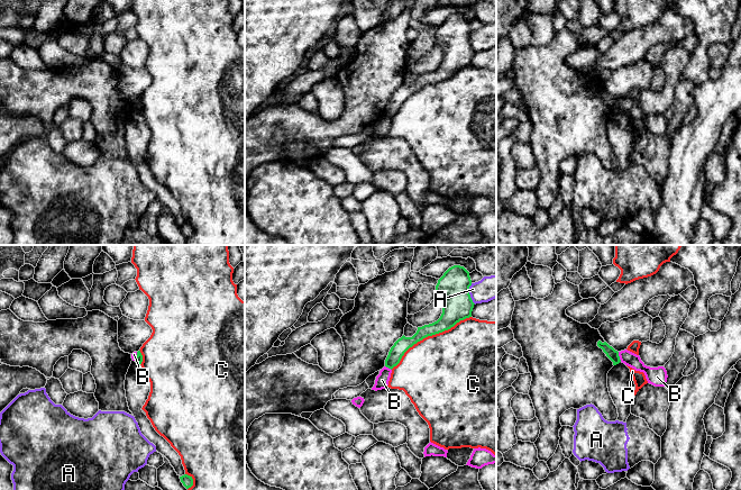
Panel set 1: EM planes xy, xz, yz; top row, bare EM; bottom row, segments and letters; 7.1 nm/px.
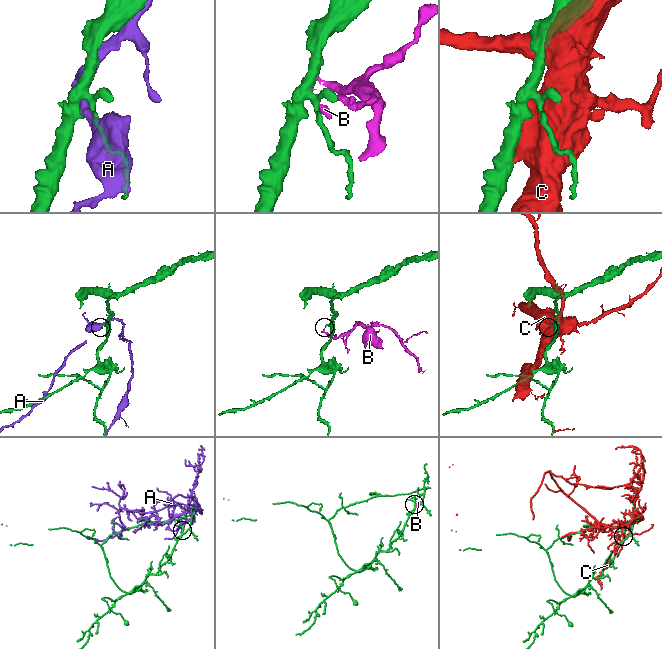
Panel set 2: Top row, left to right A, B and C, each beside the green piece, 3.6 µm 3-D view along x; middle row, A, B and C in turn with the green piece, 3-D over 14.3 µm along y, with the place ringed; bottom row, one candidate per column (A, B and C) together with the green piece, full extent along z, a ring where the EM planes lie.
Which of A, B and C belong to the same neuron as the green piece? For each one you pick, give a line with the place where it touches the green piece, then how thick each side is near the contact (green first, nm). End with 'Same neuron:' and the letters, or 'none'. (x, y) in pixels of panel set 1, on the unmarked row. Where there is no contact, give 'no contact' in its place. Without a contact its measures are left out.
Same neuron: none

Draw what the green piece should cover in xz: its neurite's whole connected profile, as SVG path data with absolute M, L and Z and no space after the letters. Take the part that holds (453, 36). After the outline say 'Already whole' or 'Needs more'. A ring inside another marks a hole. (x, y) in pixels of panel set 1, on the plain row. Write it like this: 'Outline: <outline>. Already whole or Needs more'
Outline: M454 13L449 16L436 34L436 45L442 51L440 66L432 72L418 75L412 85L403 83L399 87L388 100L385 115L392 118L400 111L404 101L418 90L448 79L460 69L472 65L475 52L469 43L470 34L469 20L464 15Z. Already whole

